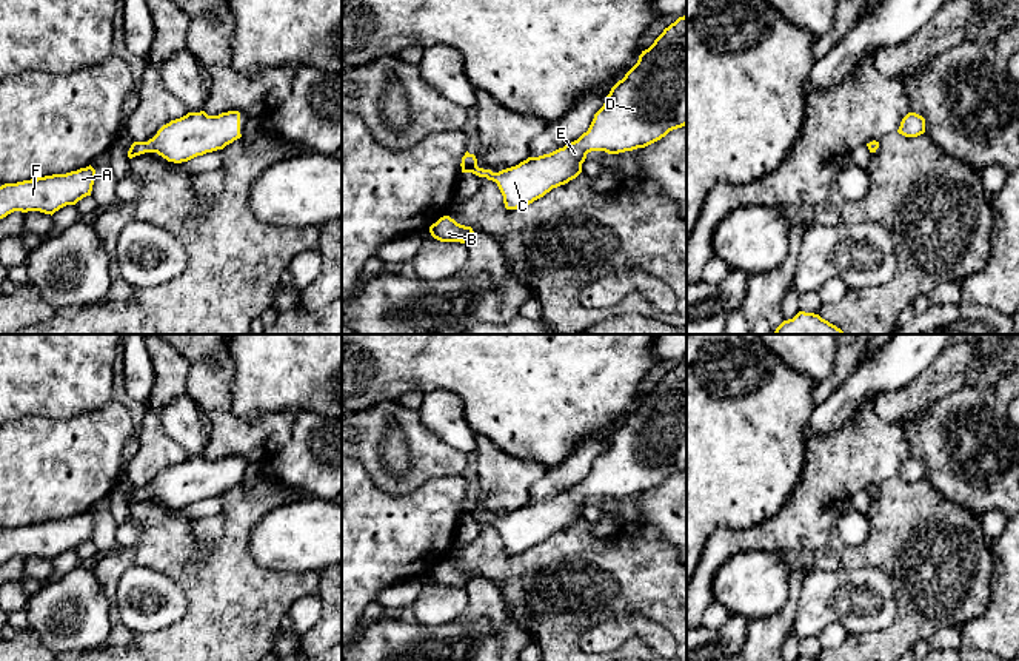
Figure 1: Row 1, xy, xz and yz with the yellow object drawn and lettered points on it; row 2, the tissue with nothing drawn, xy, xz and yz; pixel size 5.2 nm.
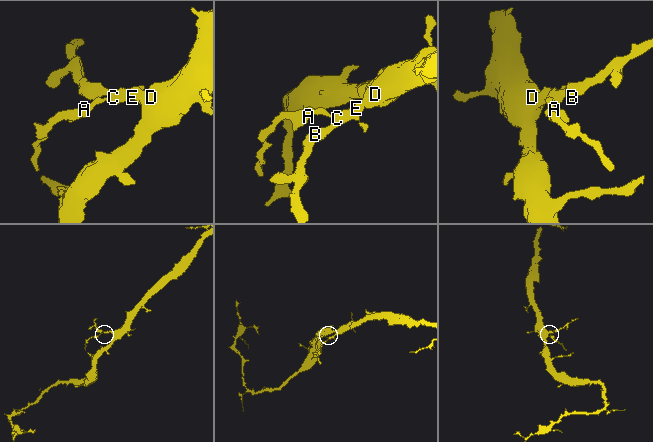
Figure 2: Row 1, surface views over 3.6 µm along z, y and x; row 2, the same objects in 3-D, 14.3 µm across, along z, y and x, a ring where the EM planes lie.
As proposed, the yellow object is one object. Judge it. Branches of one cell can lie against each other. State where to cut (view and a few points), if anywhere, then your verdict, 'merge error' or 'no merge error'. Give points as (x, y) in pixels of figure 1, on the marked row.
cut none; no merge error

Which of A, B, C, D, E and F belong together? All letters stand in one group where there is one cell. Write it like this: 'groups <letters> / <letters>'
groups A B C D E F

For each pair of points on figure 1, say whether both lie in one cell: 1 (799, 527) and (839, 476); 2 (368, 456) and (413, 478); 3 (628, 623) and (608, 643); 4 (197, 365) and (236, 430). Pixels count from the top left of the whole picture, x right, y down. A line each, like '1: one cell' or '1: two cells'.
1: one cell
2: one cell
3: one cell
4: one cell

